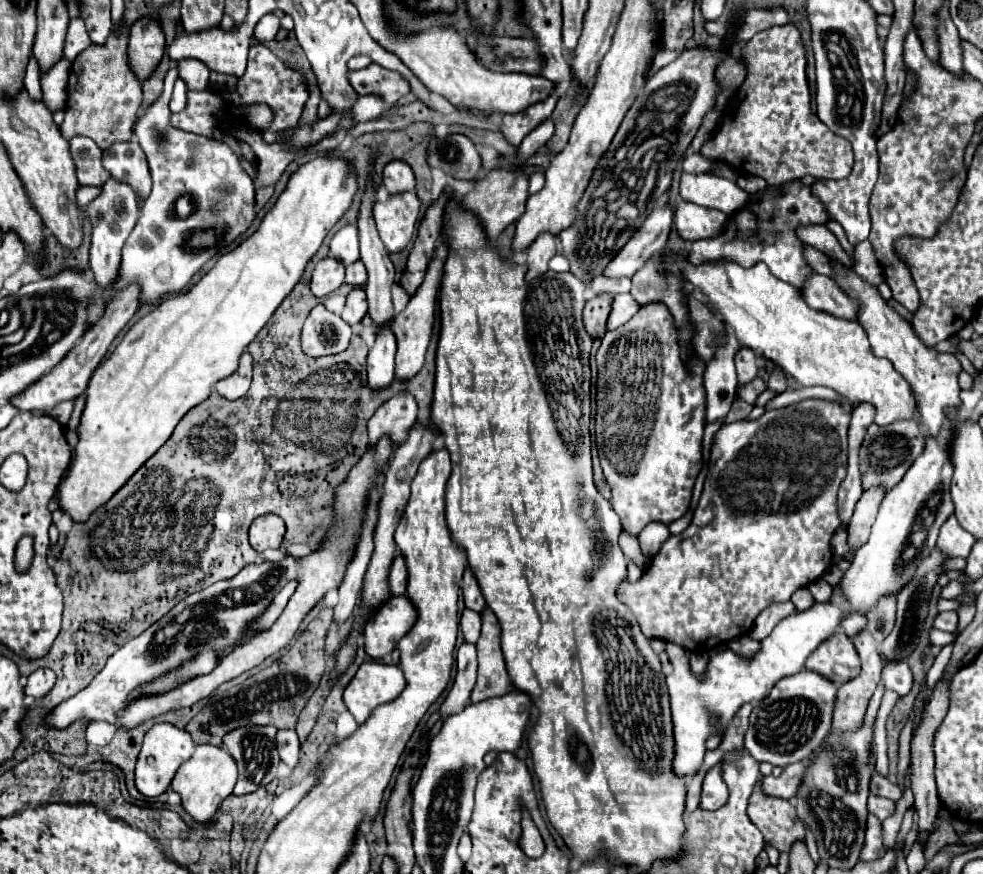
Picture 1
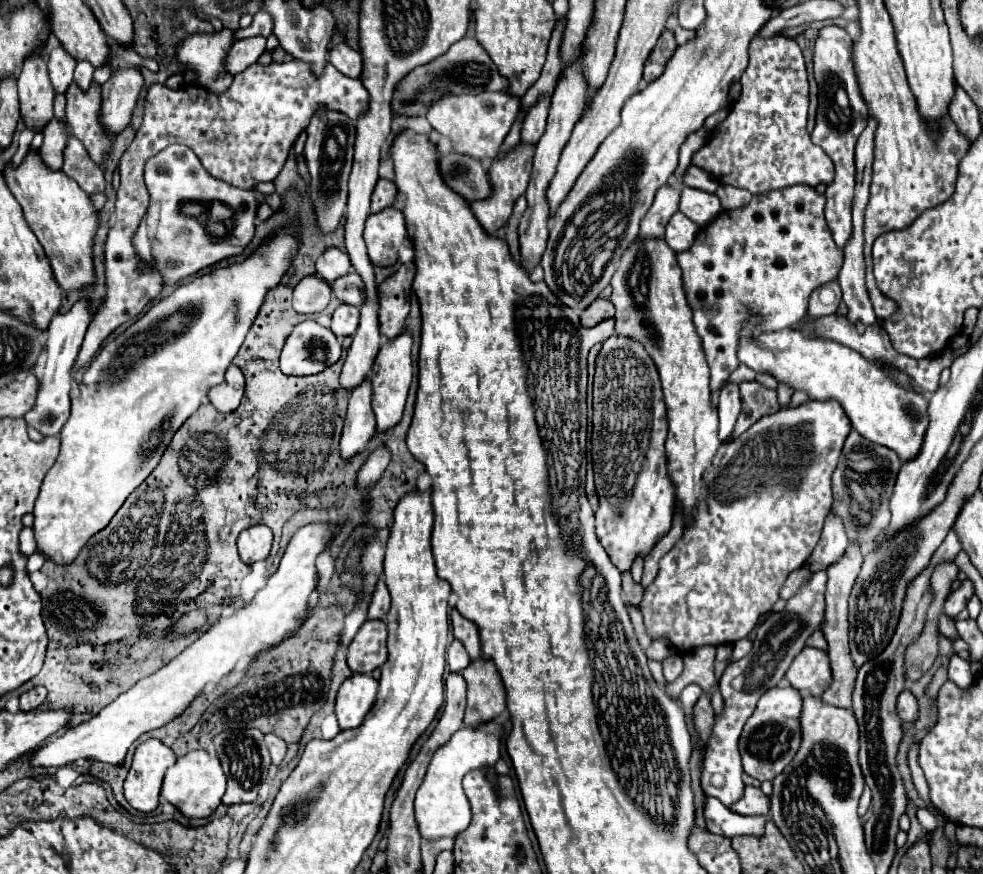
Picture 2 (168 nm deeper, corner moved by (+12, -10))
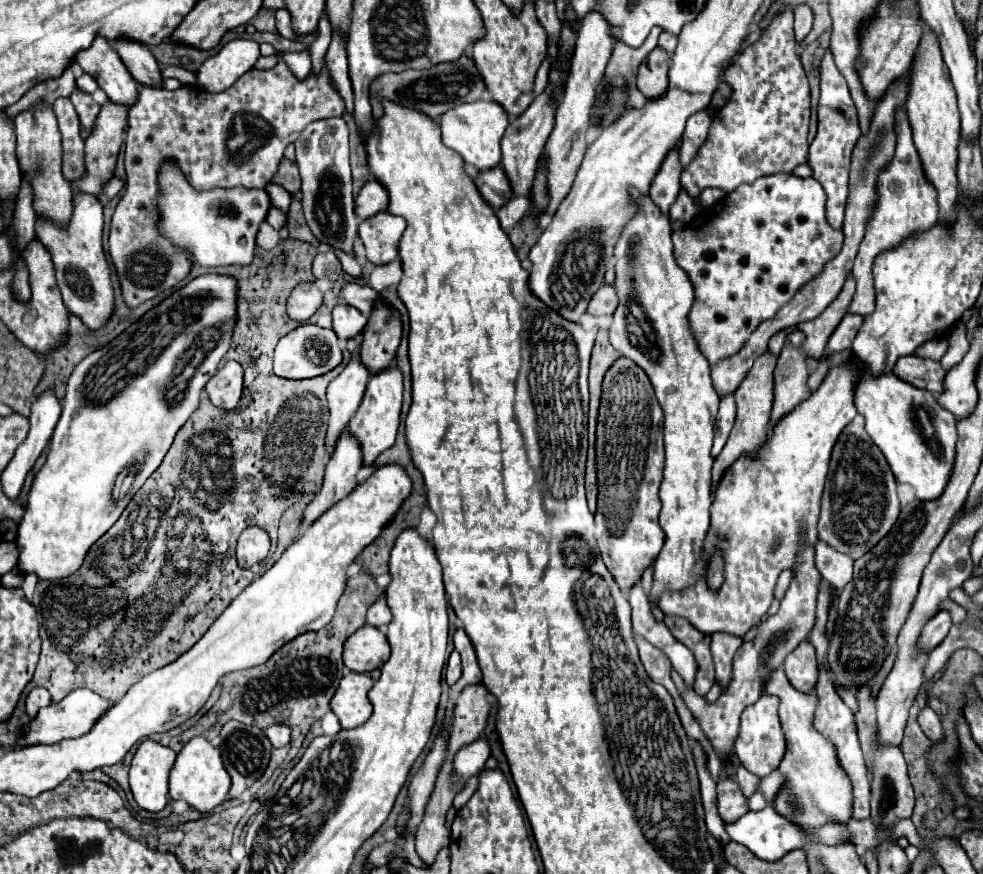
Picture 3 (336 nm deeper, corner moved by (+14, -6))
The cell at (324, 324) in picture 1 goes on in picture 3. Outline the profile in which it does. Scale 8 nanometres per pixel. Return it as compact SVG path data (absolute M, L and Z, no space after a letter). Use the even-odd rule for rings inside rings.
M300 324L296 330L286 334L274 352L274 374L280 378L290 380L304 380L304 378L316 378L332 368L336 368L342 362L342 350L338 346L338 338L334 330L324 330L316 324Z

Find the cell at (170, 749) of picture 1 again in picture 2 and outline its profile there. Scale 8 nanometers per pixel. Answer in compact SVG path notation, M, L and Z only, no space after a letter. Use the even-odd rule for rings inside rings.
M156 738L142 742L132 758L132 768L124 782L128 804L140 812L152 812L158 806L164 772L176 762L172 748Z

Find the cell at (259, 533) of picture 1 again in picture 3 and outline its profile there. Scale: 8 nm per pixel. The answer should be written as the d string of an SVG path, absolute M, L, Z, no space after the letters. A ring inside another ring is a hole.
M256 526L246 528L238 538L238 548L236 548L238 566L240 568L250 568L254 564L260 564L266 558L268 550L270 550L268 534L262 532Z

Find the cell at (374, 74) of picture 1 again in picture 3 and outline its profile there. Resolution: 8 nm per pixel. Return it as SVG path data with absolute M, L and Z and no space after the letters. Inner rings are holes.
M280 60L272 70L248 70L240 76L232 88L212 94L202 90L200 86L180 86L178 90L166 88L148 88L138 86L138 102L128 112L128 132L126 132L126 190L120 198L112 226L110 226L110 256L118 272L118 280L122 284L124 300L130 308L158 296L164 290L174 288L182 282L192 270L192 260L184 248L176 248L168 238L160 234L158 224L158 198L160 184L158 172L164 162L172 160L178 164L186 180L196 190L212 190L212 188L264 188L278 170L278 164L284 156L284 148L300 136L300 132L314 120L324 120L332 116L344 114L344 100L330 84L330 76L326 68L320 76L310 74L304 82L294 78L286 64Z

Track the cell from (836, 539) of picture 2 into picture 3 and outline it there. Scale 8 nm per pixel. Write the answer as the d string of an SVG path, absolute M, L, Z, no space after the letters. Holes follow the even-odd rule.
M824 542L816 544L816 566L822 578L836 590L842 590L852 580L852 564L854 560L850 556L832 552L832 548L828 548L828 544Z

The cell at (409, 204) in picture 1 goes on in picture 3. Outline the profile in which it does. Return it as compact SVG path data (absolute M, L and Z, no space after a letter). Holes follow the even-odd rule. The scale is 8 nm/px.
M388 212L360 222L360 238L366 248L366 258L372 264L388 264L398 256L398 240L406 228L406 220Z

